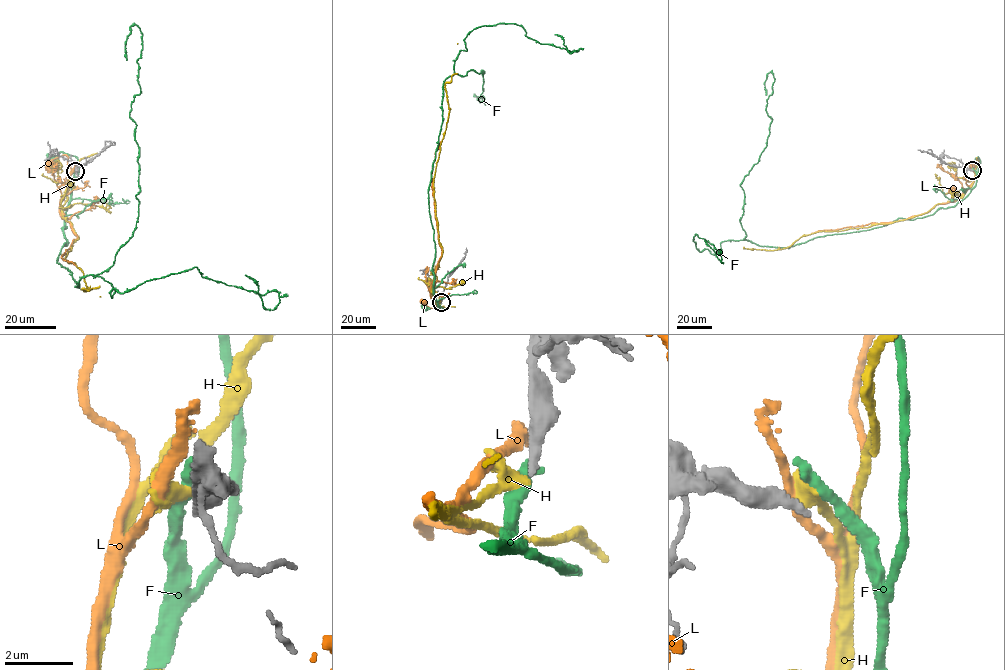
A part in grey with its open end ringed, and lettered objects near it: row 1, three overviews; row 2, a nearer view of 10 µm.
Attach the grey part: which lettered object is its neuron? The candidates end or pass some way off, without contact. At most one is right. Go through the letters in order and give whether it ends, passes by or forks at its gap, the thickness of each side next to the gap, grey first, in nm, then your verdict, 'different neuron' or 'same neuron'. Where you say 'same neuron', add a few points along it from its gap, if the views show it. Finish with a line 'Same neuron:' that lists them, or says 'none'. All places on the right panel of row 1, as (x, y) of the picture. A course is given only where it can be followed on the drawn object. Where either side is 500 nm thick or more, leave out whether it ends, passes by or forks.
F: 400 nm thick on the grey side, 500 nm on the other; same neuron; it runs (973, 169), (977, 173), (977, 160)
H: it passes by; 400 nm thick on the grey side, 280 nm on the other; different neuron
L: it passes by; 400 nm thick on the grey side, 320 nm on the other; different neuron
Same neuron: F

